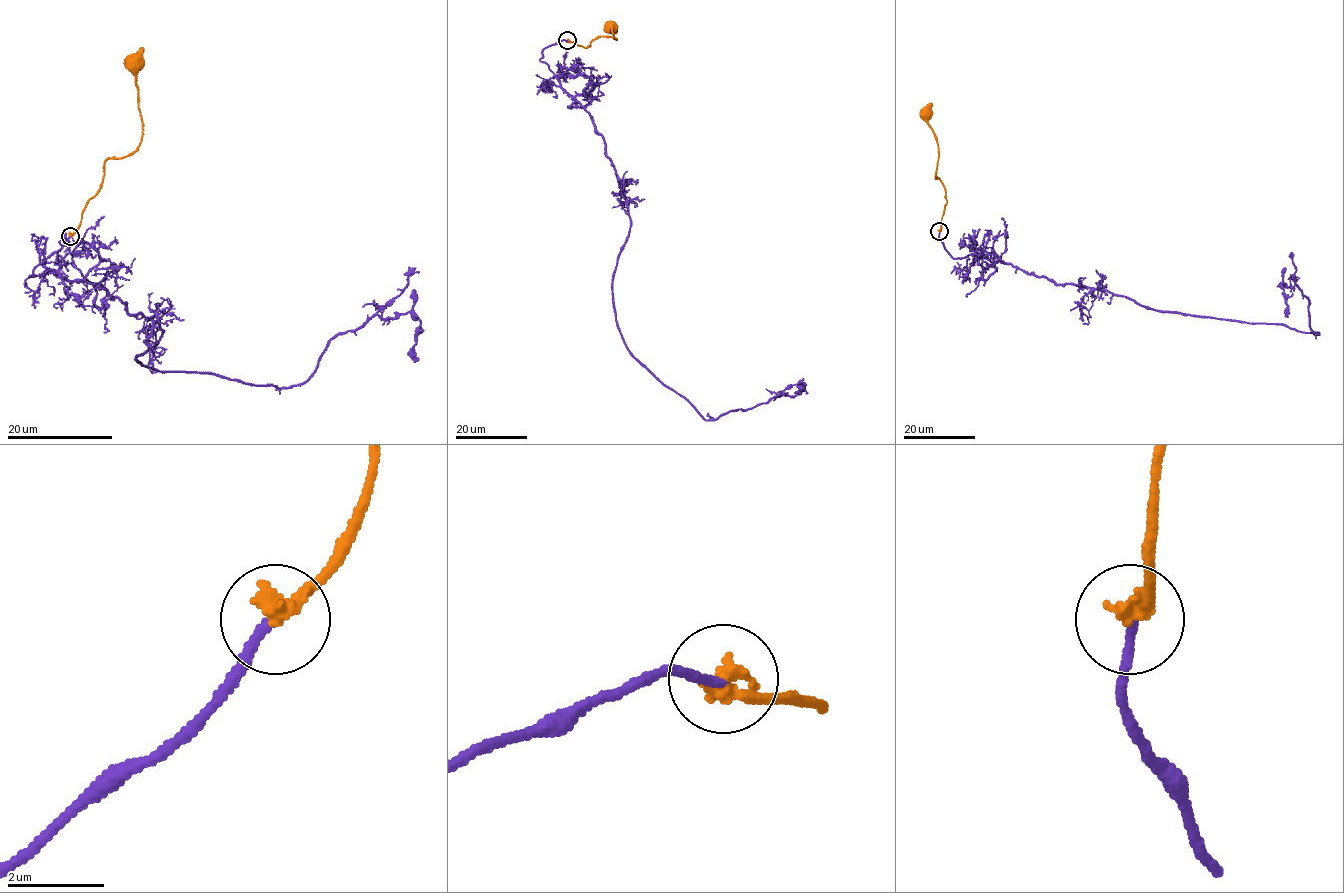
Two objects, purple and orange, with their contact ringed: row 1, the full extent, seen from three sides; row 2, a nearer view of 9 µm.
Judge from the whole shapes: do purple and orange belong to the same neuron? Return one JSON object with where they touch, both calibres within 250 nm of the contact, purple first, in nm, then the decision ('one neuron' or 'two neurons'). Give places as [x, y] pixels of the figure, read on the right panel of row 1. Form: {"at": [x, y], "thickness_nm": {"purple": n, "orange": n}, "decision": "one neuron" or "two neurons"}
{"at": [939, 231], "thickness_nm": {"purple": 190, "orange": 400}, "decision": "two neurons"}

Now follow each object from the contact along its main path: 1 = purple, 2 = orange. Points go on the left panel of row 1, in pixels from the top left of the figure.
1: (71, 236), (30, 276), (97, 282), (159, 325), (142, 366), (289, 388), (339, 334), (401, 313), (415, 362)
2: (71, 236), (103, 181), (104, 163), (109, 158), (129, 155), (142, 136), (134, 64)

